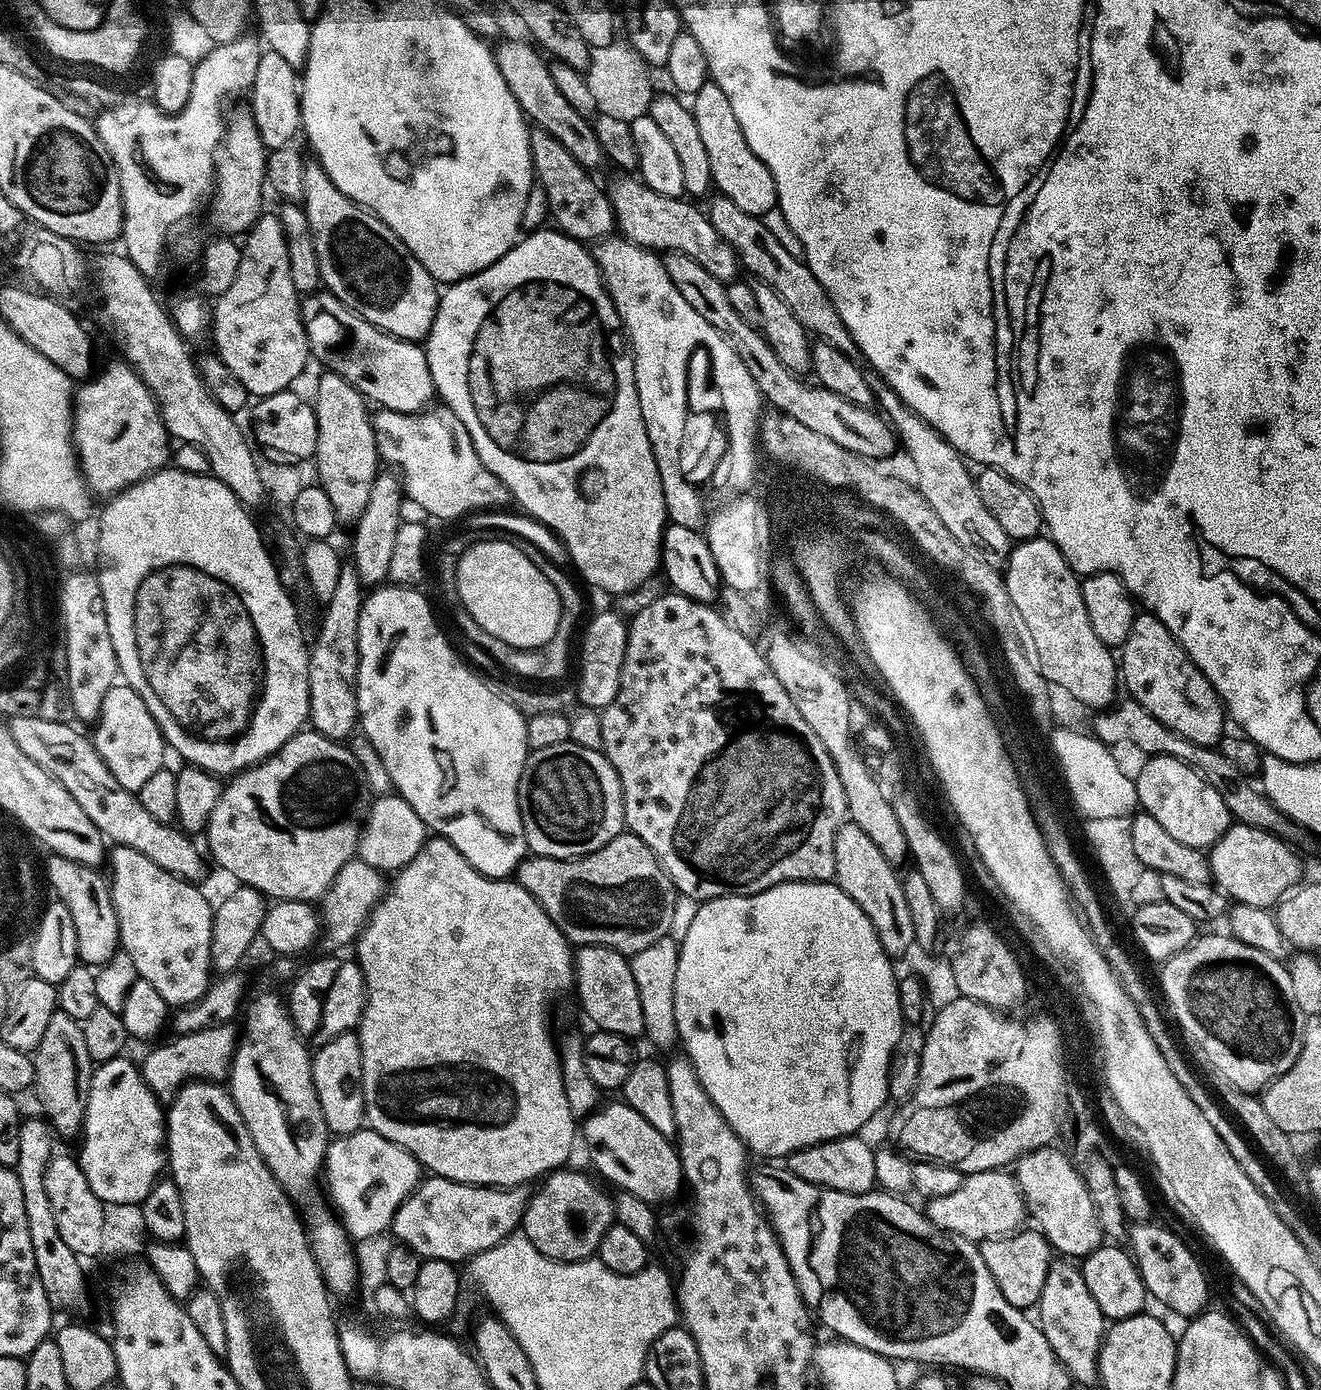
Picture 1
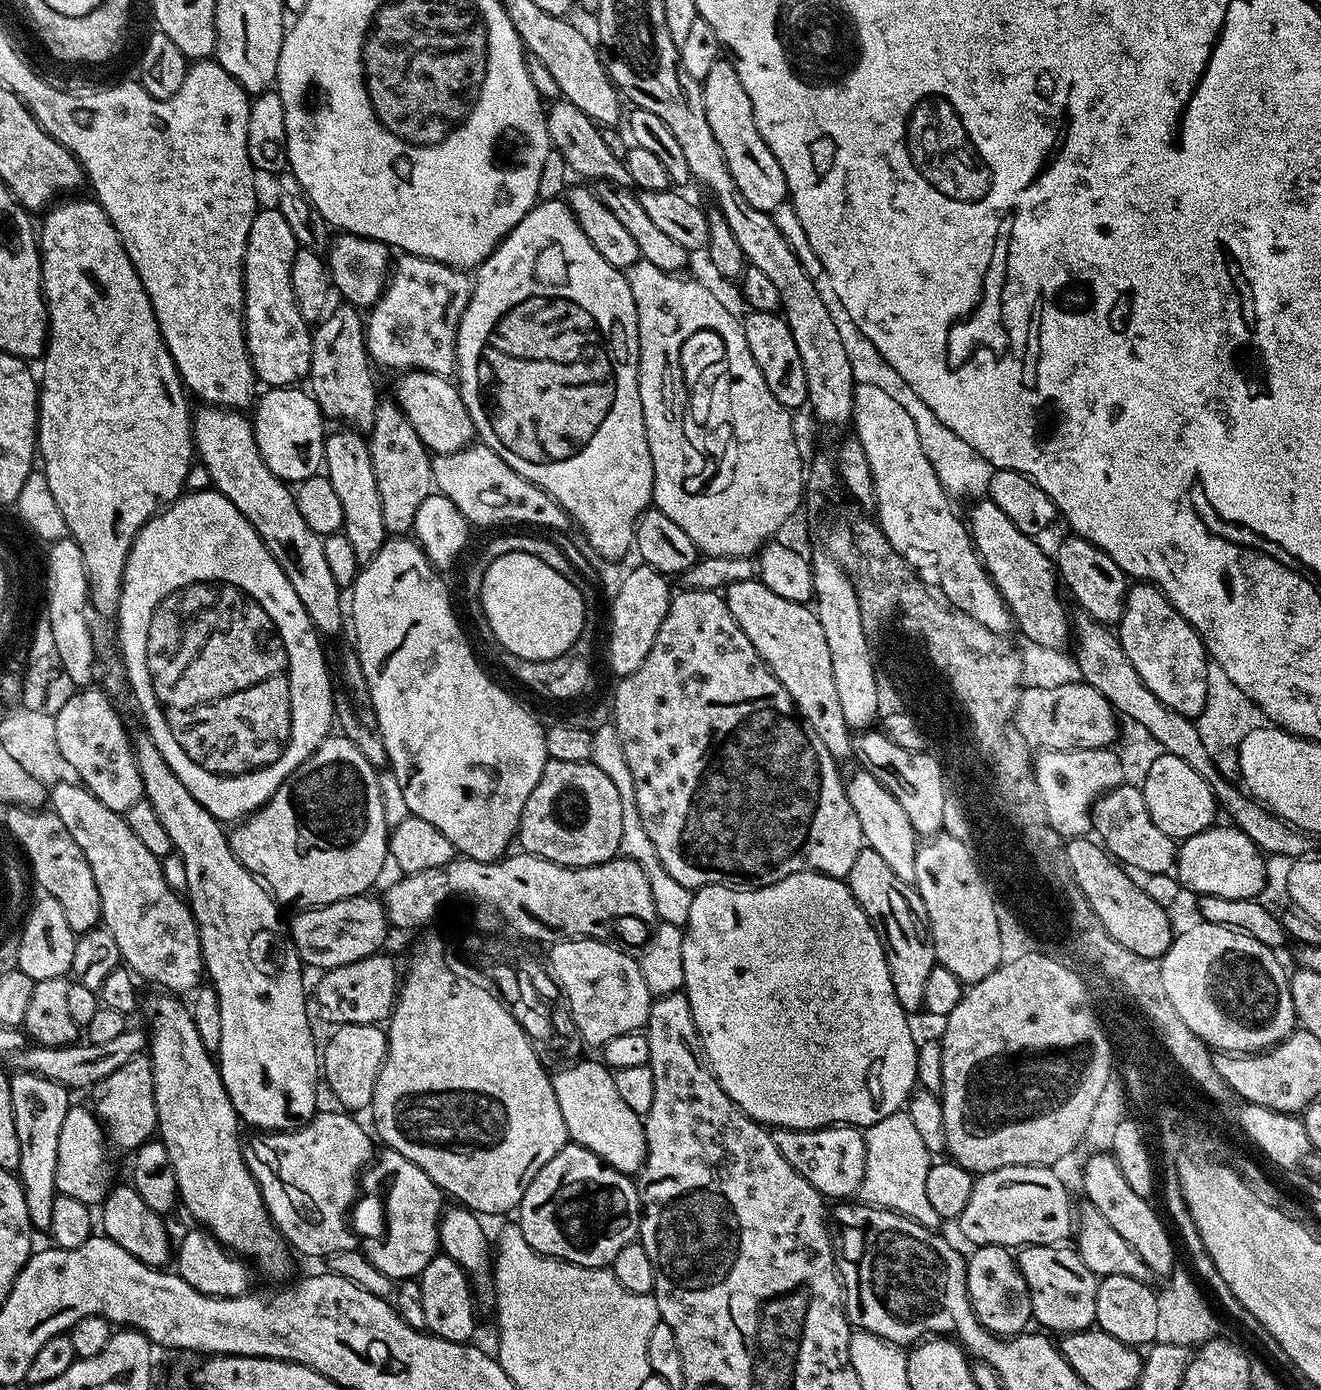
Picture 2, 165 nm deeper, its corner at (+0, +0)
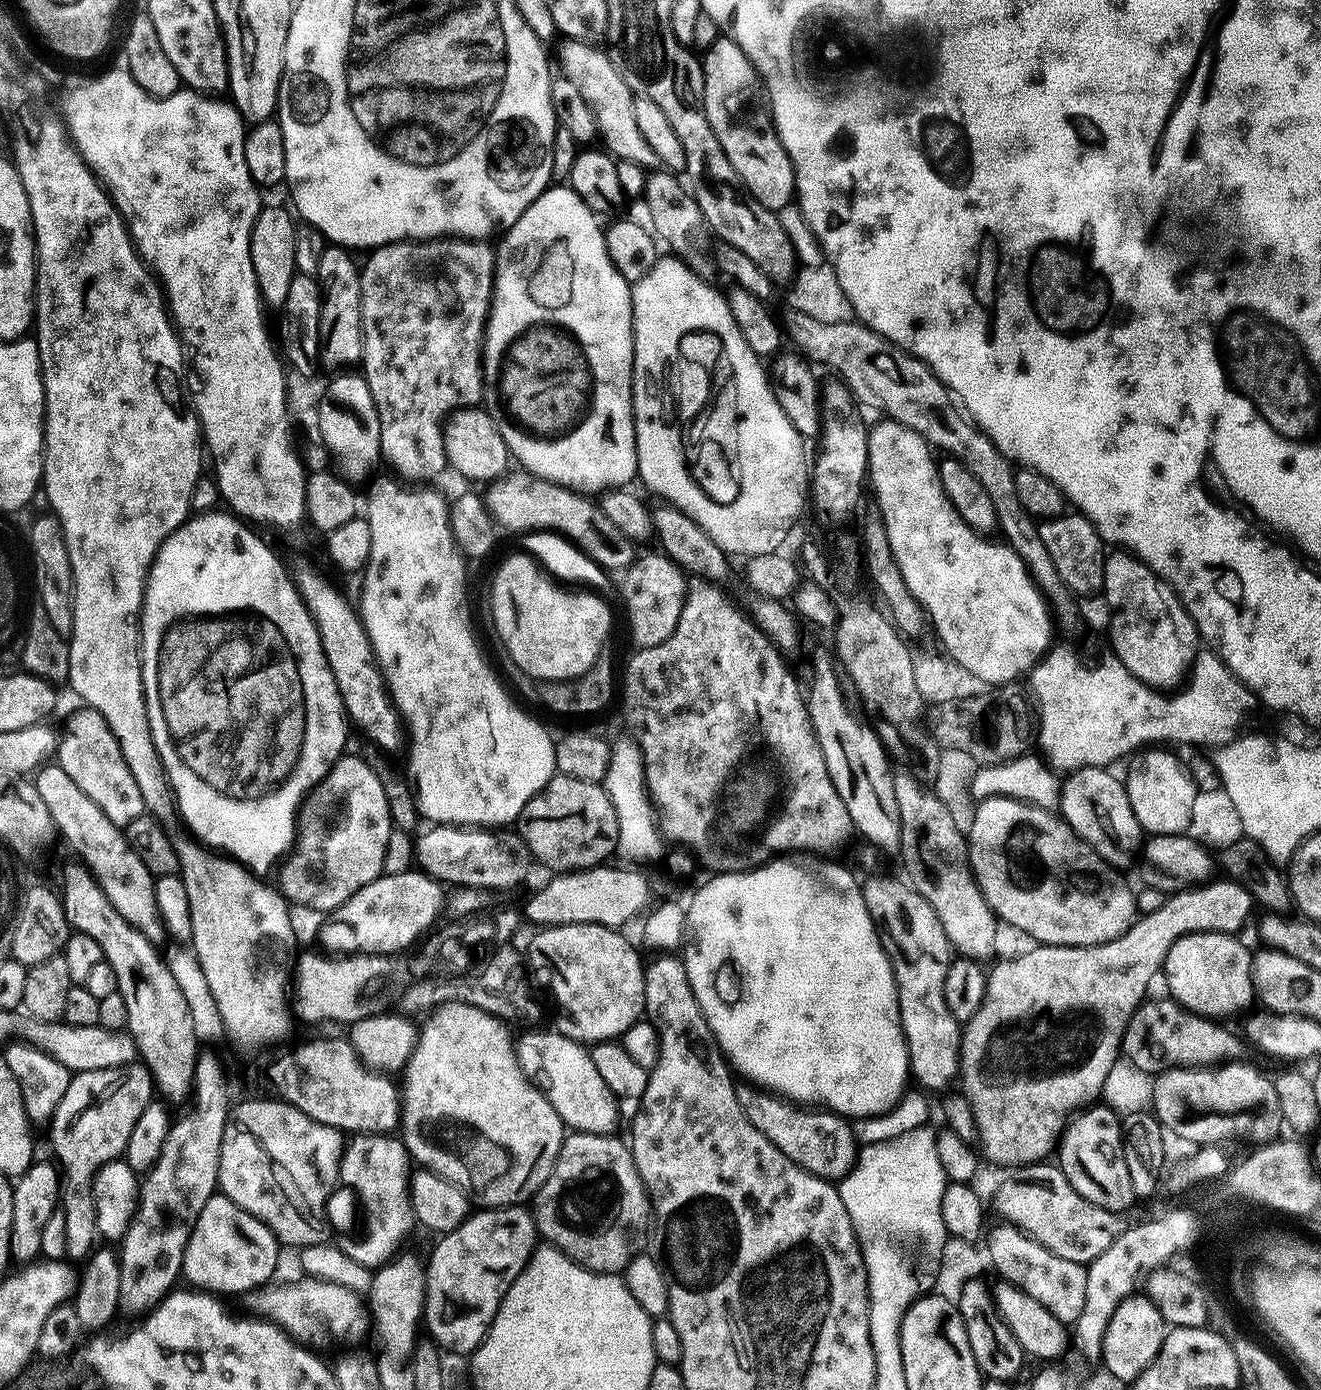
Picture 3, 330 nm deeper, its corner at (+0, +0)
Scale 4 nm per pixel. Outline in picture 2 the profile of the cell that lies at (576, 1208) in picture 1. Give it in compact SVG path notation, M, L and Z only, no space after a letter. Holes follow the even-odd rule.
M569 1142L538 1170L518 1215L526 1242L540 1255L583 1268L608 1268L622 1246L640 1235L640 1191L629 1173L614 1170L598 1154Z

